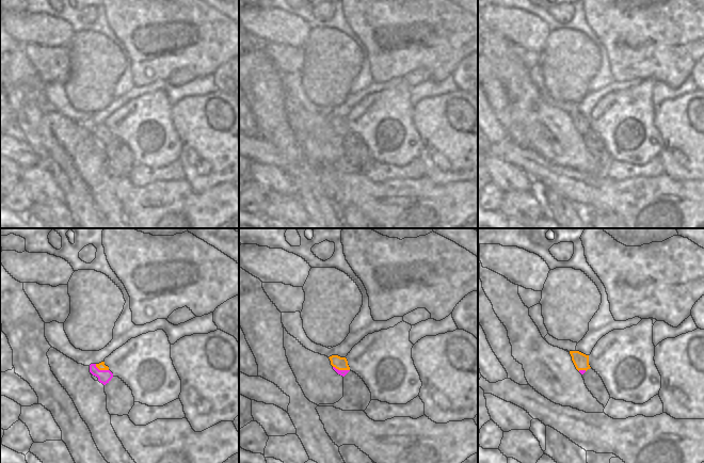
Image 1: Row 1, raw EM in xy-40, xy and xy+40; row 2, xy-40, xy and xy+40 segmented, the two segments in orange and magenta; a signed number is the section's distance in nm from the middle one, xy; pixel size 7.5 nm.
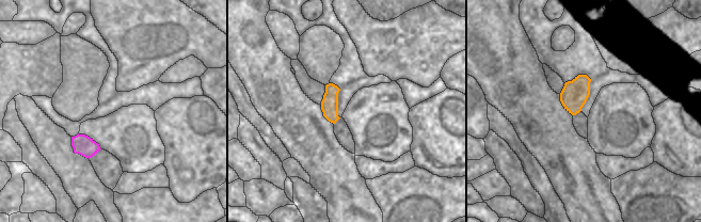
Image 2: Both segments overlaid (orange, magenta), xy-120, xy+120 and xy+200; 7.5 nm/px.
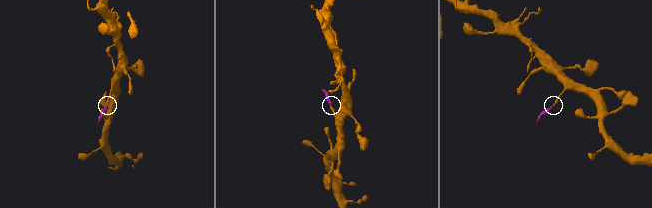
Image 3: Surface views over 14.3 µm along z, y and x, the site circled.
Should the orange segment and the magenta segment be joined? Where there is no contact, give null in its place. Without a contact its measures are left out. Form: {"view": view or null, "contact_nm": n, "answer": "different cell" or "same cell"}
{"view": "xy", "contact_nm": 130, "answer": "different cell"}

